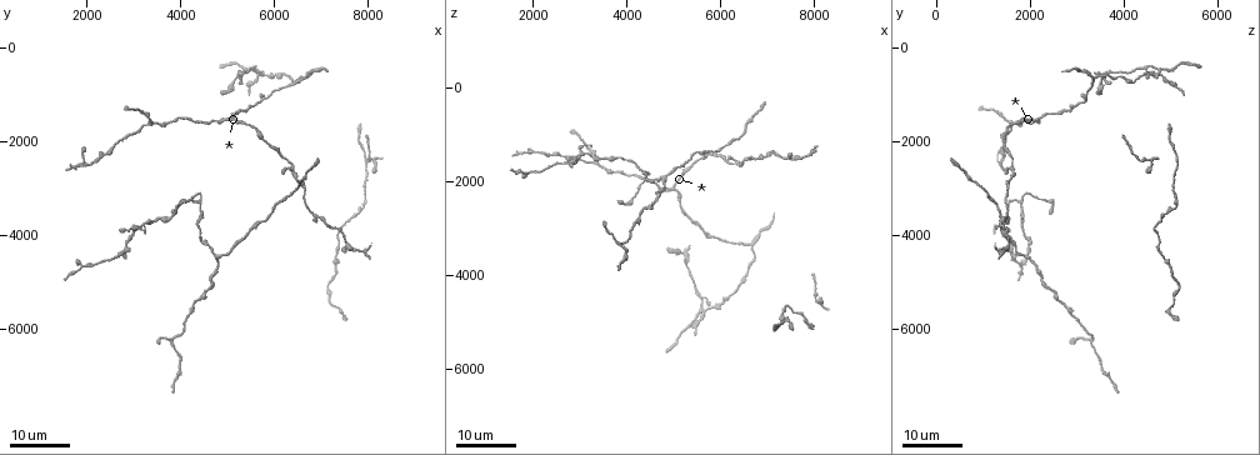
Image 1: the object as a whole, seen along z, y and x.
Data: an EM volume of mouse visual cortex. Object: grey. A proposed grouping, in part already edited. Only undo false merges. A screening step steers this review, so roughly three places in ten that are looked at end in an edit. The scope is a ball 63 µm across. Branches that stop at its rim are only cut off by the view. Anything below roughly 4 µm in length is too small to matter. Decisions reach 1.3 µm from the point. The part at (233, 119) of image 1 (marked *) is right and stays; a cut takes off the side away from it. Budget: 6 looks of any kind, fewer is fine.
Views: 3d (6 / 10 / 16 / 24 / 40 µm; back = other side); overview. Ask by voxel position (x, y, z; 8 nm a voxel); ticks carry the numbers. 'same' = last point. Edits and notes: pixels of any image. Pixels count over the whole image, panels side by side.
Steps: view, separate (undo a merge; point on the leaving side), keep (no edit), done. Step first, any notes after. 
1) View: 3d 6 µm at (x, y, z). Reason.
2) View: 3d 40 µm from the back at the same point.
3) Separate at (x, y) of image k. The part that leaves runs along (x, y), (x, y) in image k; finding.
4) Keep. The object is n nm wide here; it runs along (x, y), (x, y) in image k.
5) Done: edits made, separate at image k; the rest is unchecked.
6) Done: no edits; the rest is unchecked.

View: 3d 24 µm at (4750, 4450, 2000). Three arms meet.

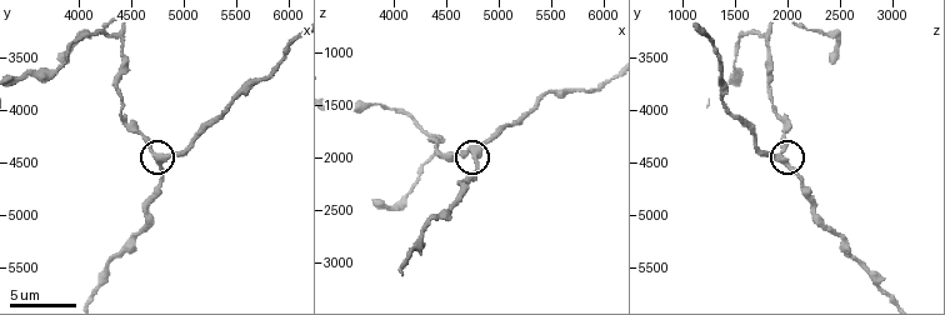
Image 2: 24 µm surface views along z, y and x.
View: 3d 10 µm at (4760, 4480, 1960).

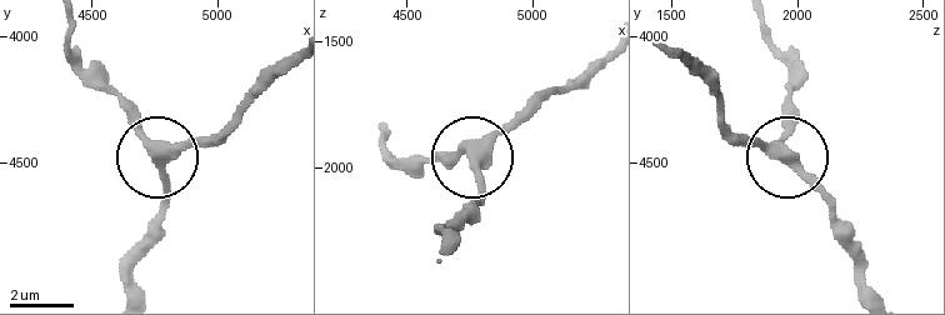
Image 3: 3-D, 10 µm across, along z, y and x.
Keep. 3 arms meet here; continuous, no second neuron.

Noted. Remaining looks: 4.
View: 3d 10 µm at (4400, 3280, 1800). A fork.

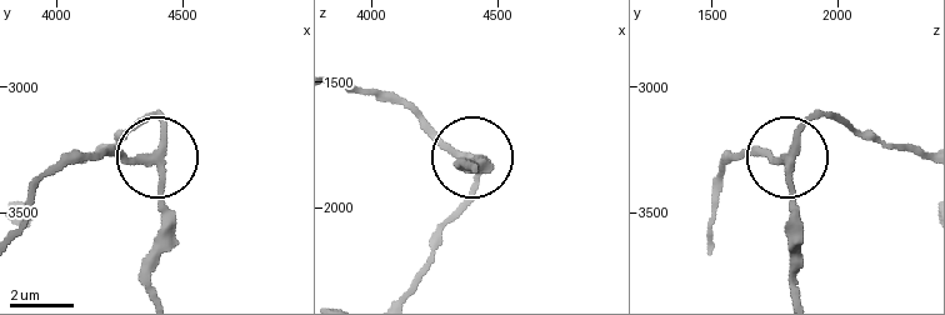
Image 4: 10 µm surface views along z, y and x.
View: 3d 10 µm from the back at (4380, 3290, 1800).

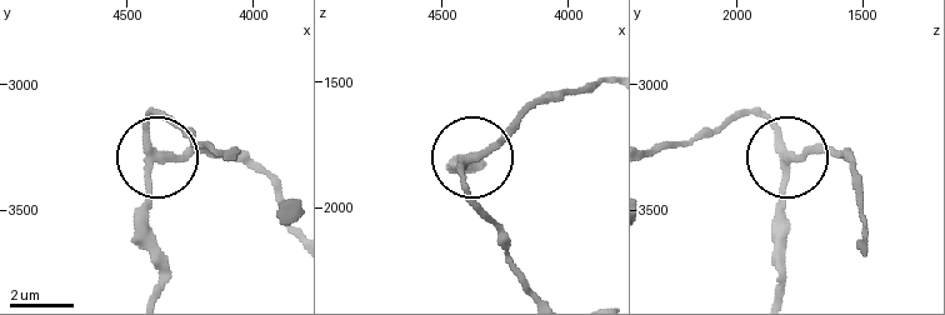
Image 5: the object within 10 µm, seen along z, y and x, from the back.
Keep. The object is 240 nm wide here; one neuron here.

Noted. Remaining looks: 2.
View: 3d 24 µm at (5050, 1550, 2200).

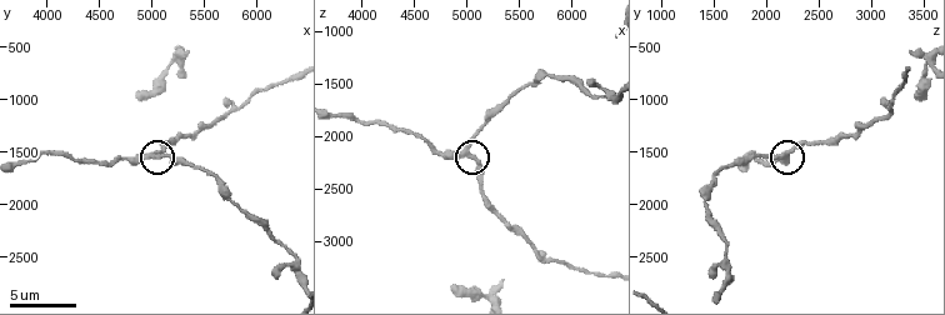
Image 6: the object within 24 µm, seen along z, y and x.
View: 3d 10 µm at (4980, 1520, 2140). Closer look.

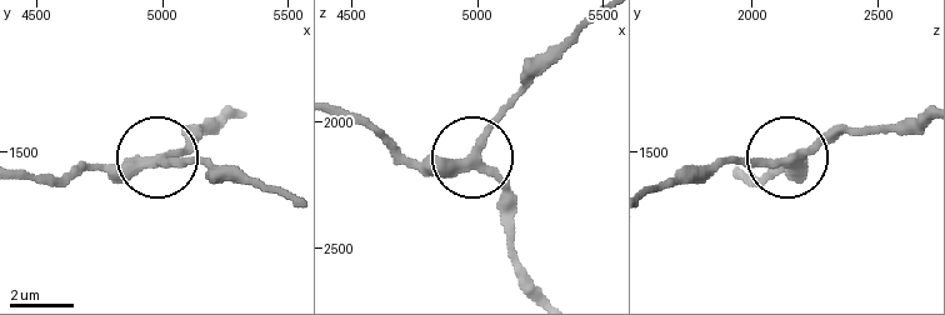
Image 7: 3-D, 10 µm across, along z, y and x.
Keep. It runs along (191, 160), (81, 168) in image 7; continuous, no second neuron.

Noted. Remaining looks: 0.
Done: no edits; the rest is unchecked.

